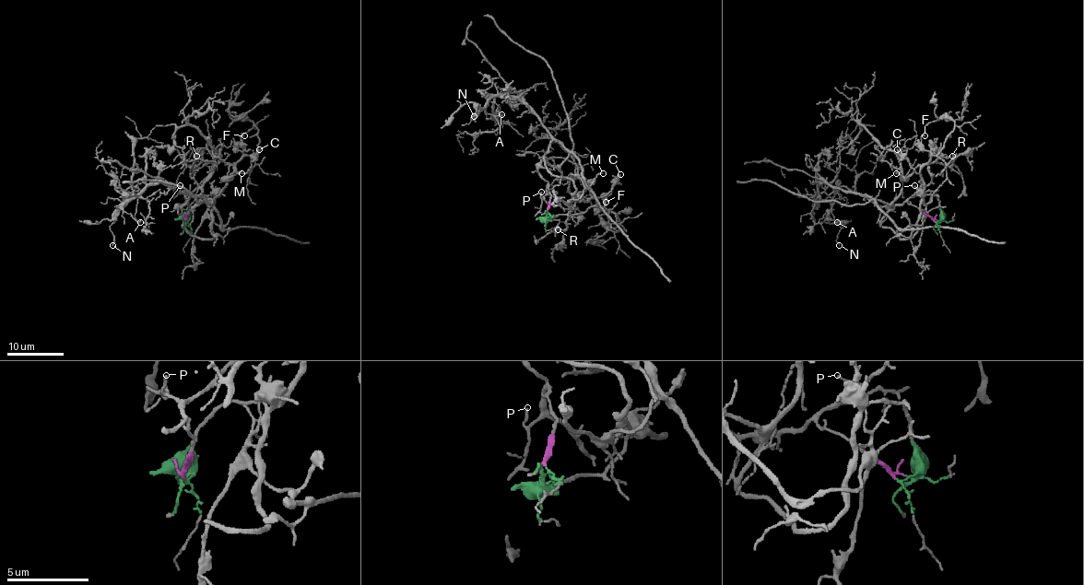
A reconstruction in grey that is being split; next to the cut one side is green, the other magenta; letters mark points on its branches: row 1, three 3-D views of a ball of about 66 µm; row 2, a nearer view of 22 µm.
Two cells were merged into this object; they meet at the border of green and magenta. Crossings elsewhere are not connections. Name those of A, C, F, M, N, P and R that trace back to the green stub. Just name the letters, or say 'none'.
C, F, M, R

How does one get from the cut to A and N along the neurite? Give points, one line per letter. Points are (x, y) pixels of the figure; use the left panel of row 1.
A: (185, 220), (188, 203), (177, 204), (189, 194), (157, 183), (133, 192), (140, 223)
N: (185, 220), (188, 203), (177, 204), (189, 194), (159, 183), (145, 187), (122, 204), (109, 227), (111, 245)

